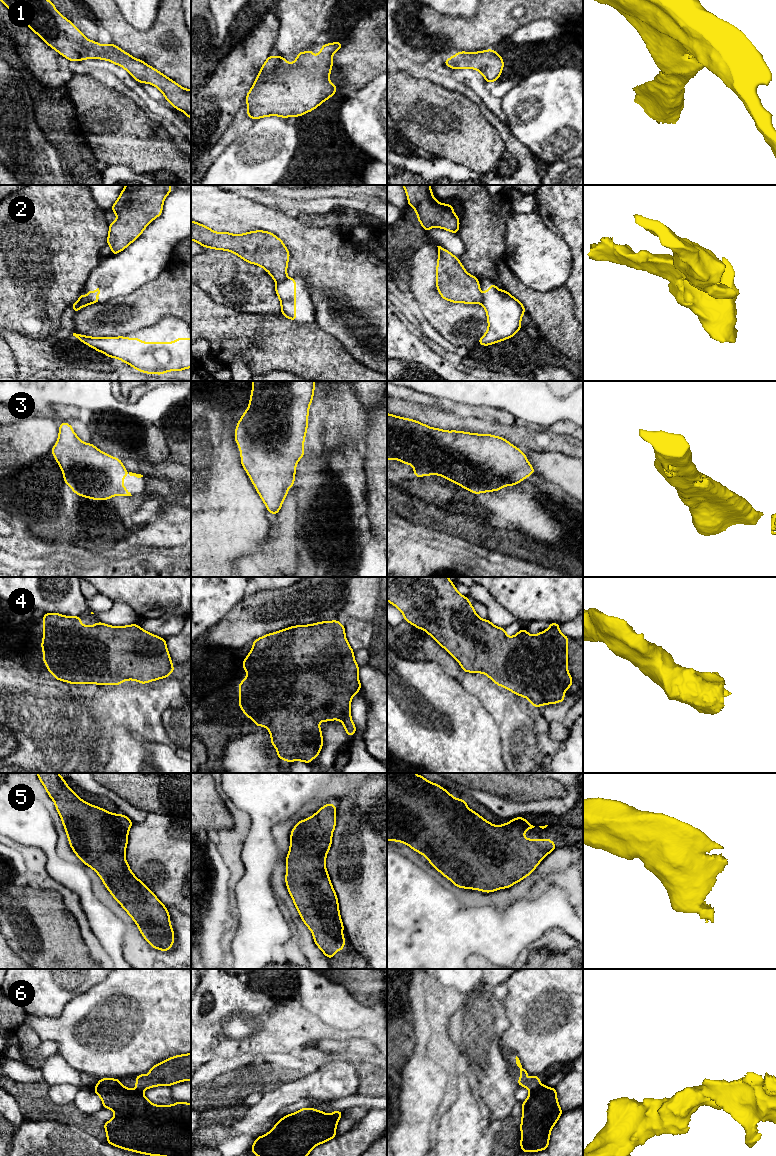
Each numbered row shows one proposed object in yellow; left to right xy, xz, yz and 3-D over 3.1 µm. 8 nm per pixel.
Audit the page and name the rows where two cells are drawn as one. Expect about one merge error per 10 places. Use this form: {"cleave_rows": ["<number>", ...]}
{"cleave_rows": ["2"]}

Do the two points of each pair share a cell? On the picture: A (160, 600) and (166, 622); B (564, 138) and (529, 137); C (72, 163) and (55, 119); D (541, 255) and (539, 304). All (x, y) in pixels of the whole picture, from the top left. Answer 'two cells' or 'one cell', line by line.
A: two cells
B: one cell
C: one cell
D: two cells

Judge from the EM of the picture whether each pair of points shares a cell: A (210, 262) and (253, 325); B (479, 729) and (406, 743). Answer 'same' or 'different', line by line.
A: different
B: same

